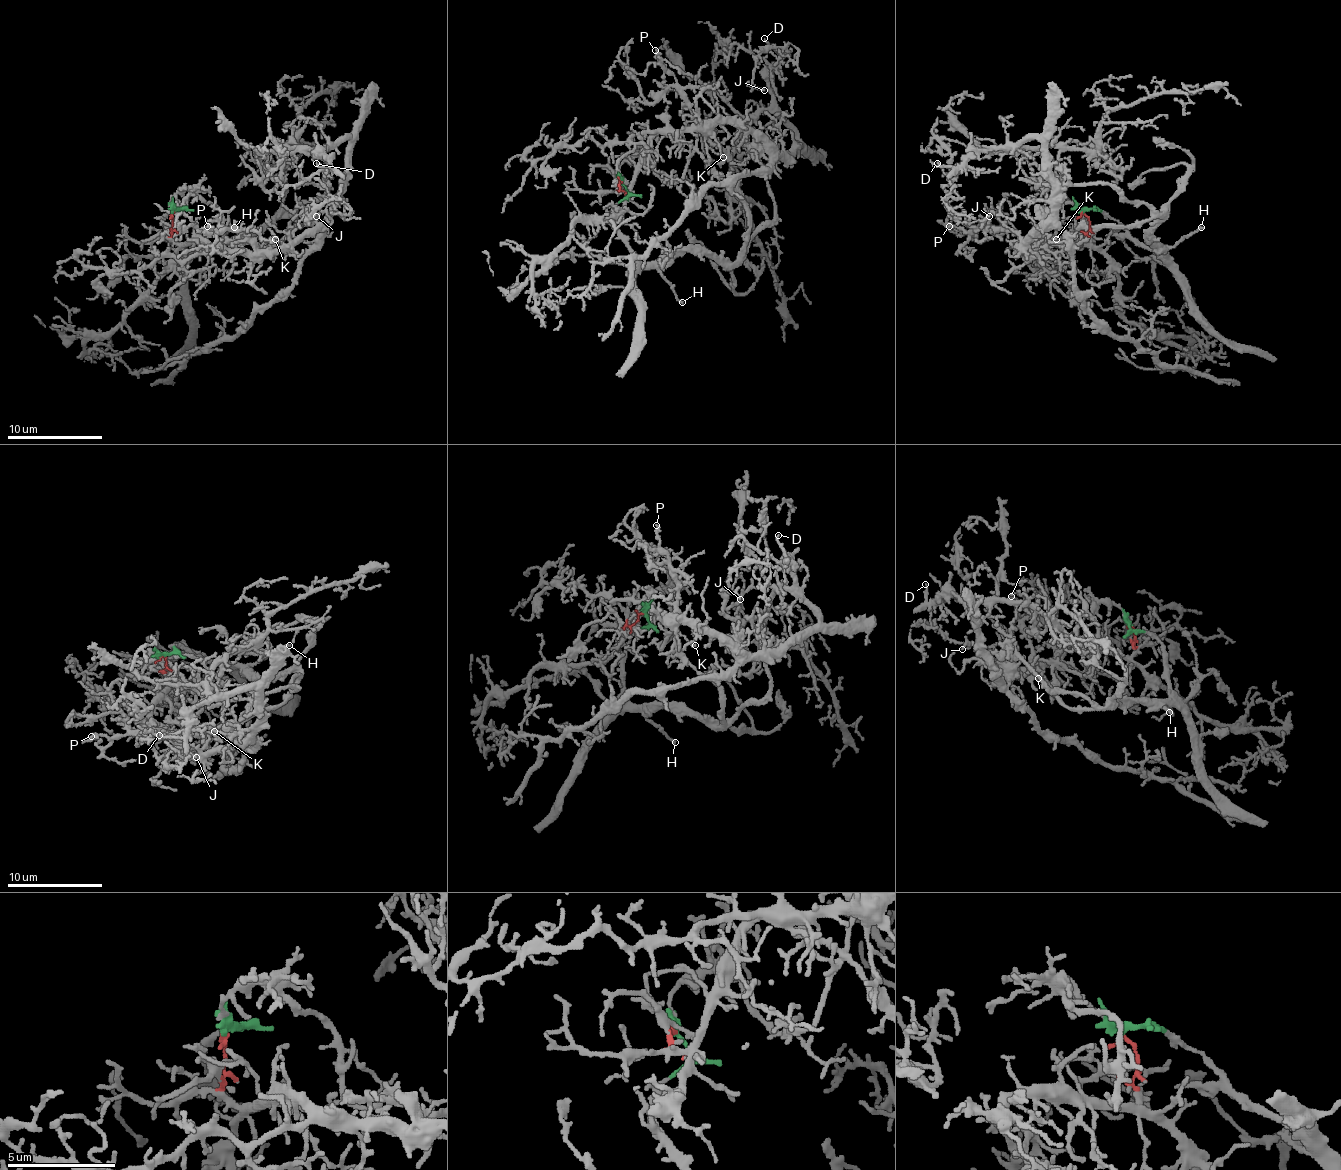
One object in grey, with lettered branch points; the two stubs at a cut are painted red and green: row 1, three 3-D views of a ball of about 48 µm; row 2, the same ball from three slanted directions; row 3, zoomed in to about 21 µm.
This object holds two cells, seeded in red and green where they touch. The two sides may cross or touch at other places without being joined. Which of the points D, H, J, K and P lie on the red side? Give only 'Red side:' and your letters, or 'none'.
Red side: D, J, K, P

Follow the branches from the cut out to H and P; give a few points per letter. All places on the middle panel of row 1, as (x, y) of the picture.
H: (619, 182), (626, 196), (612, 213), (612, 225), (643, 263), (655, 267), (683, 303)
P: (619, 182), (619, 189), (626, 189), (640, 151), (659, 132), (700, 125), (685, 90), (655, 49)

